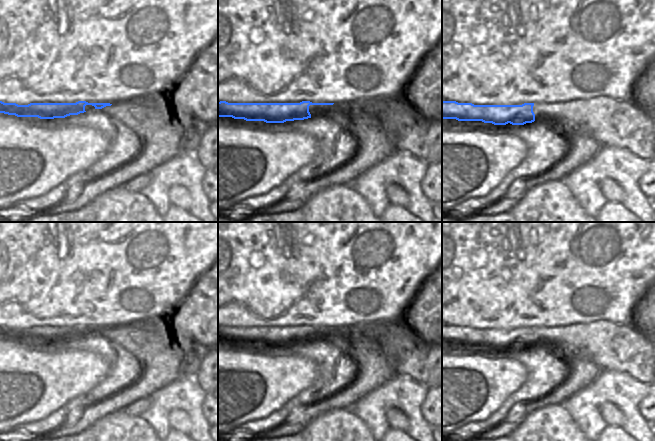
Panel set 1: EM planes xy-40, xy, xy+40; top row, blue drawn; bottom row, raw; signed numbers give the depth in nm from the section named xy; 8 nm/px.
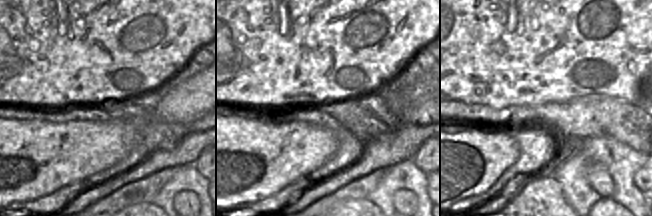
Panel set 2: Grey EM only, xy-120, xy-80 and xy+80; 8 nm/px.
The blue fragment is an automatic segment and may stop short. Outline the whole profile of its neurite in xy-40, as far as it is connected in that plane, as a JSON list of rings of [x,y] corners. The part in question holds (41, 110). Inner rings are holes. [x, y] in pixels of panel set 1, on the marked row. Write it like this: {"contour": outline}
{"contour": [[[0,101],[0,113],[15,115],[17,117],[54,119],[78,115],[111,105],[110,103],[88,103],[86,101],[78,101],[76,103],[30,103],[28,105],[18,105],[16,103],[4,103]]]}

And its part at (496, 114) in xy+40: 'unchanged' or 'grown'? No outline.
grown

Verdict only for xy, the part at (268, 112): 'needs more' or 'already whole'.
needs more

